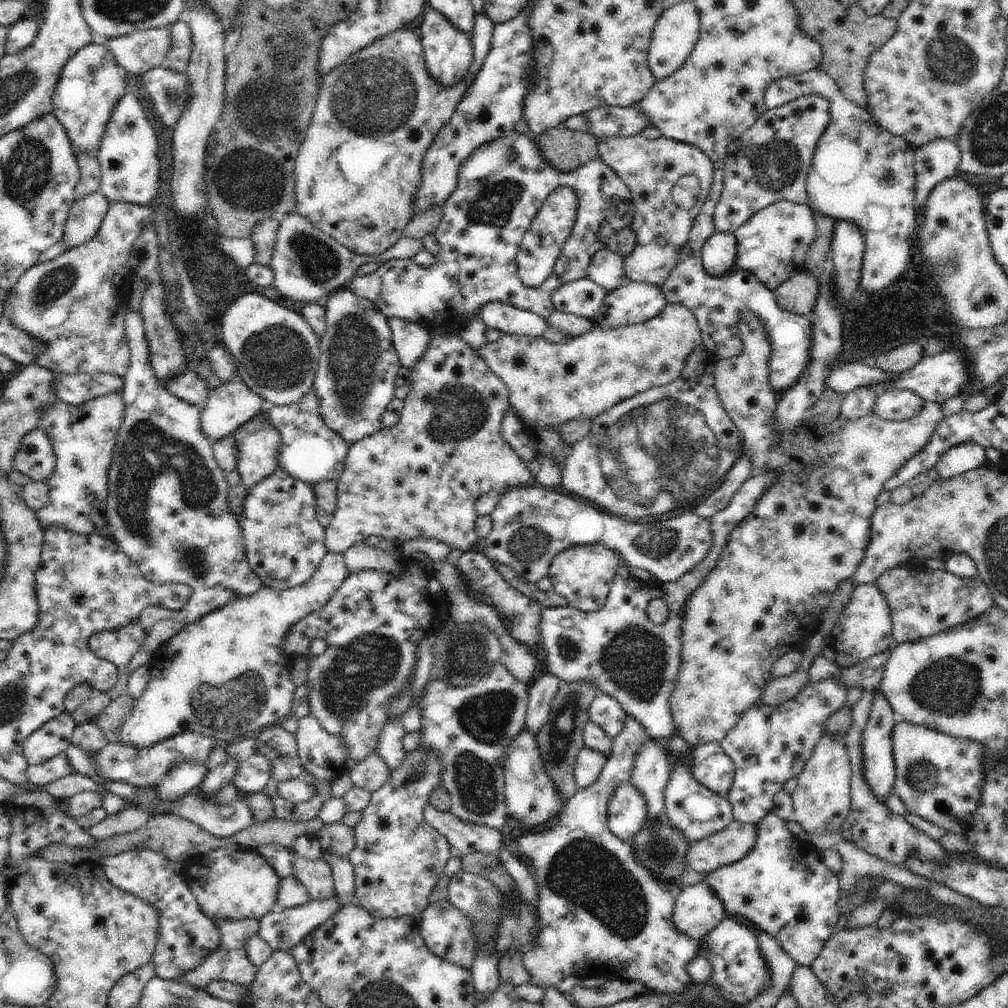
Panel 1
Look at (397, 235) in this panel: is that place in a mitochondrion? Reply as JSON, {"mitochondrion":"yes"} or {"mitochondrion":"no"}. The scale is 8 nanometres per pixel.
{"mitochondrion":"no"}

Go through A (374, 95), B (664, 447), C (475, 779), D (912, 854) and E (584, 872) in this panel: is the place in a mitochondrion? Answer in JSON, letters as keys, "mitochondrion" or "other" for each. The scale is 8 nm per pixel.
{"A":"mitochondrion","B":"mitochondrion","C":"mitochondrion","D":"other","E":"mitochondrion"}

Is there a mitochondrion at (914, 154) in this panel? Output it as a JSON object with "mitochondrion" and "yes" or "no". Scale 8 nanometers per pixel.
{"mitochondrion":"no"}

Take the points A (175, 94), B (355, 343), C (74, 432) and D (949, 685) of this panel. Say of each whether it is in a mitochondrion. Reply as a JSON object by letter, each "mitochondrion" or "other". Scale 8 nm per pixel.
{"A":"mitochondrion","B":"mitochondrion","C":"other","D":"mitochondrion"}

